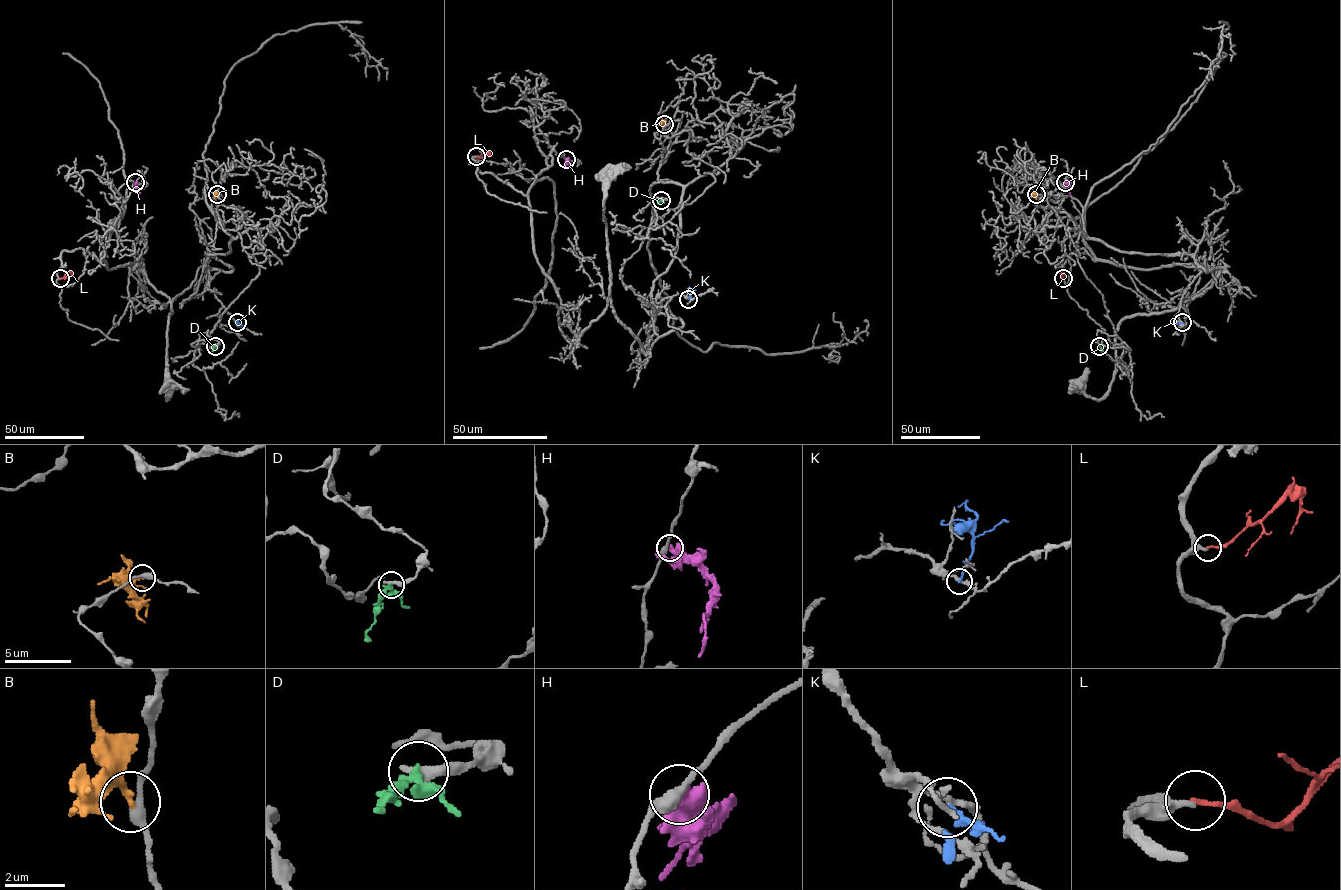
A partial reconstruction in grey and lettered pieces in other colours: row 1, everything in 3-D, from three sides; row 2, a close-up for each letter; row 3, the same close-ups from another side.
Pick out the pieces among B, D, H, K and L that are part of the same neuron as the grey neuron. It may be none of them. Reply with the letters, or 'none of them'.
none of them

